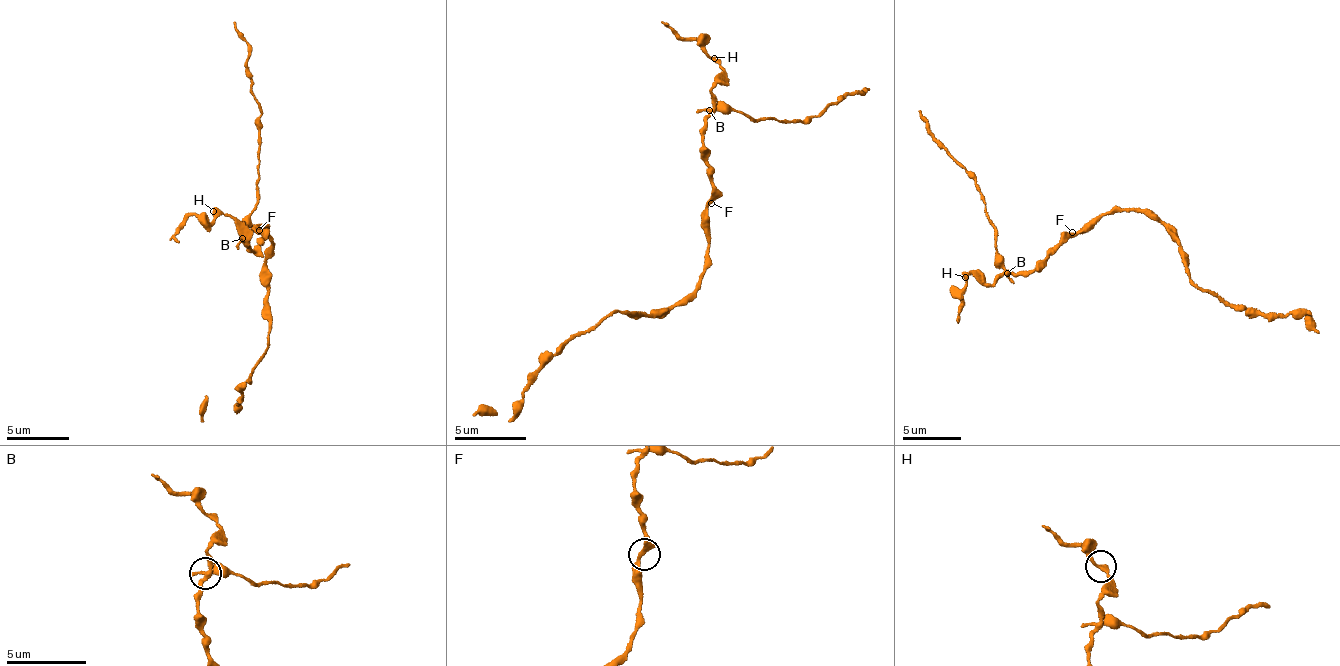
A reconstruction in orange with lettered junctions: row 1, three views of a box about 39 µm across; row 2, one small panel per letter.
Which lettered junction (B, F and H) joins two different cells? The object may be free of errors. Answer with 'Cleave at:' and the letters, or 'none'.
Cleave at: B

